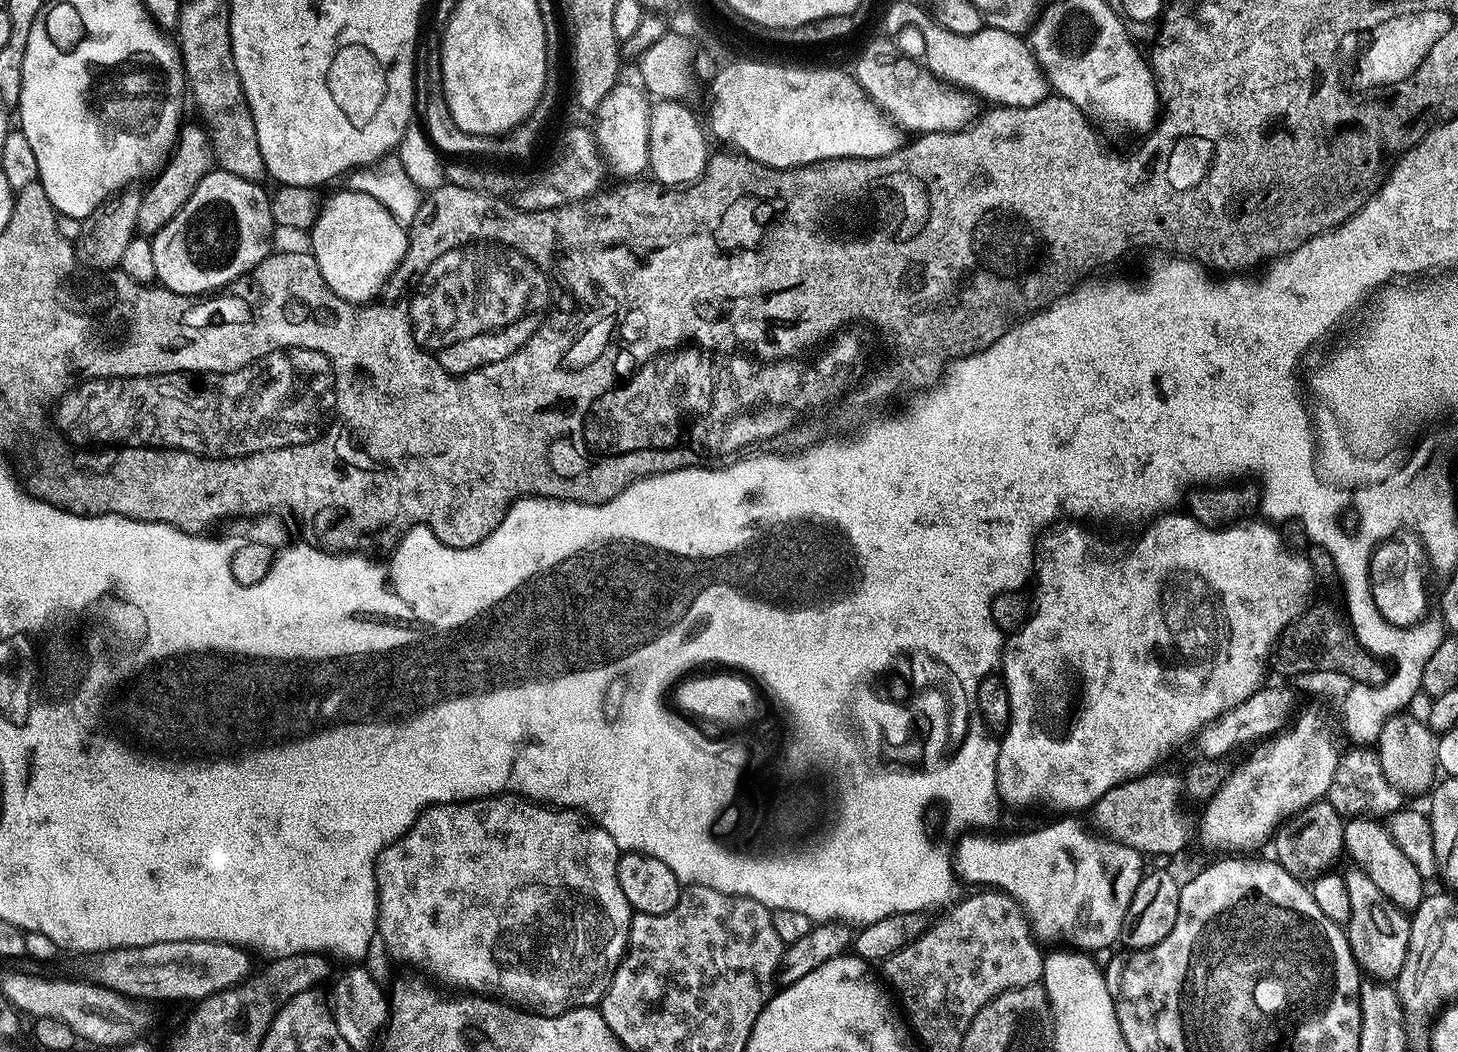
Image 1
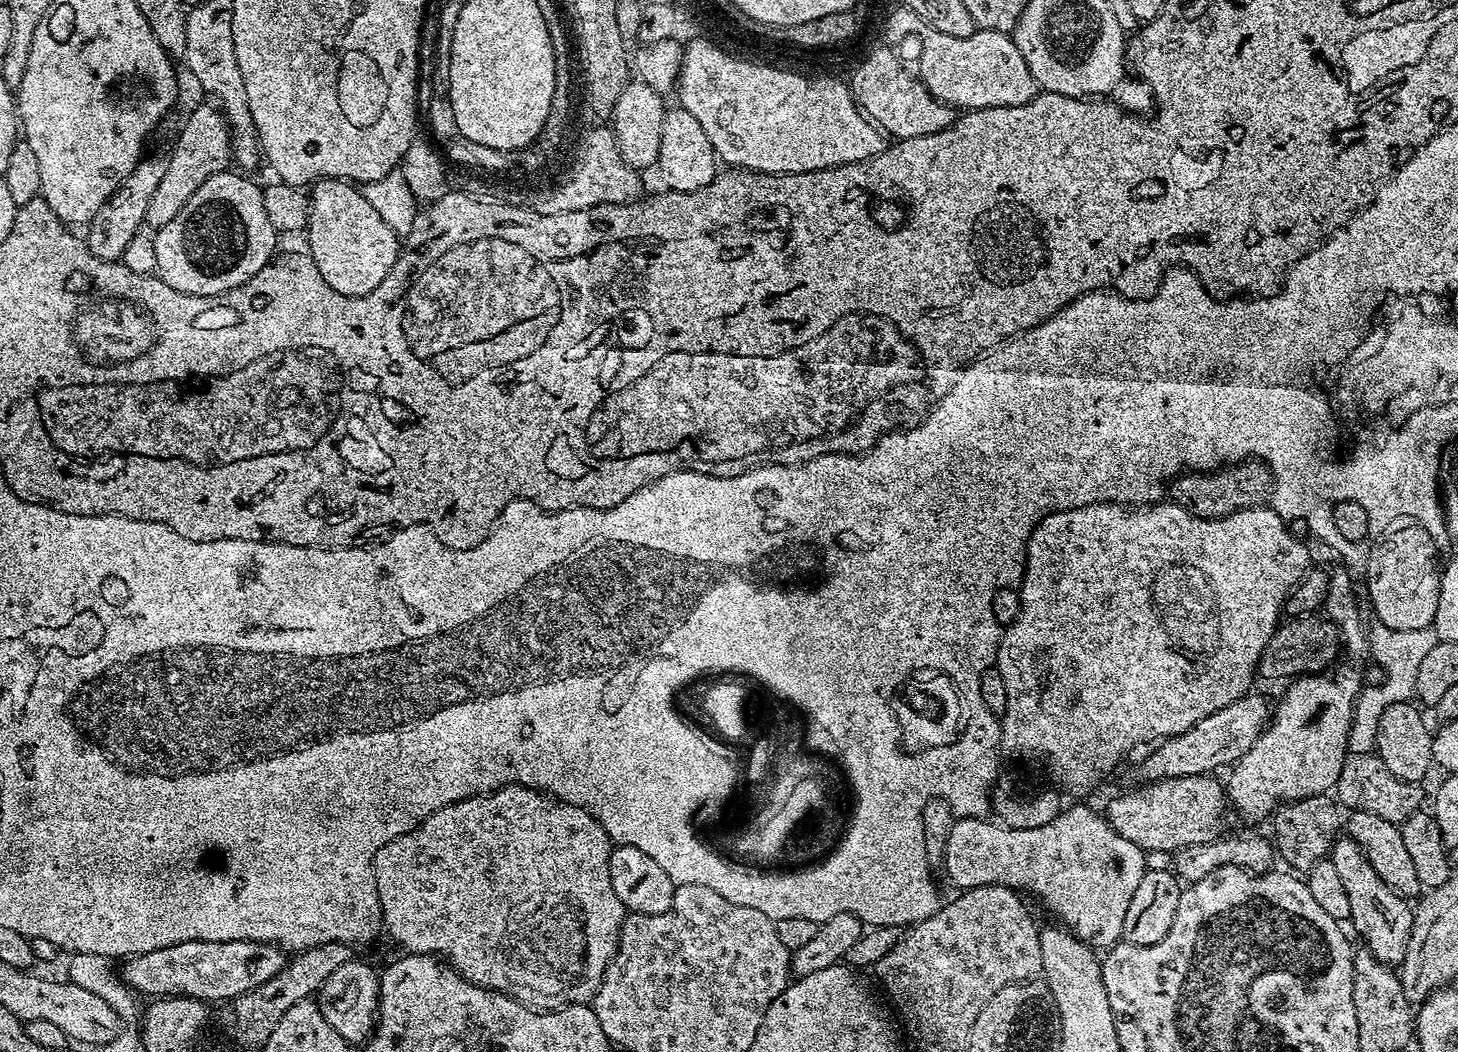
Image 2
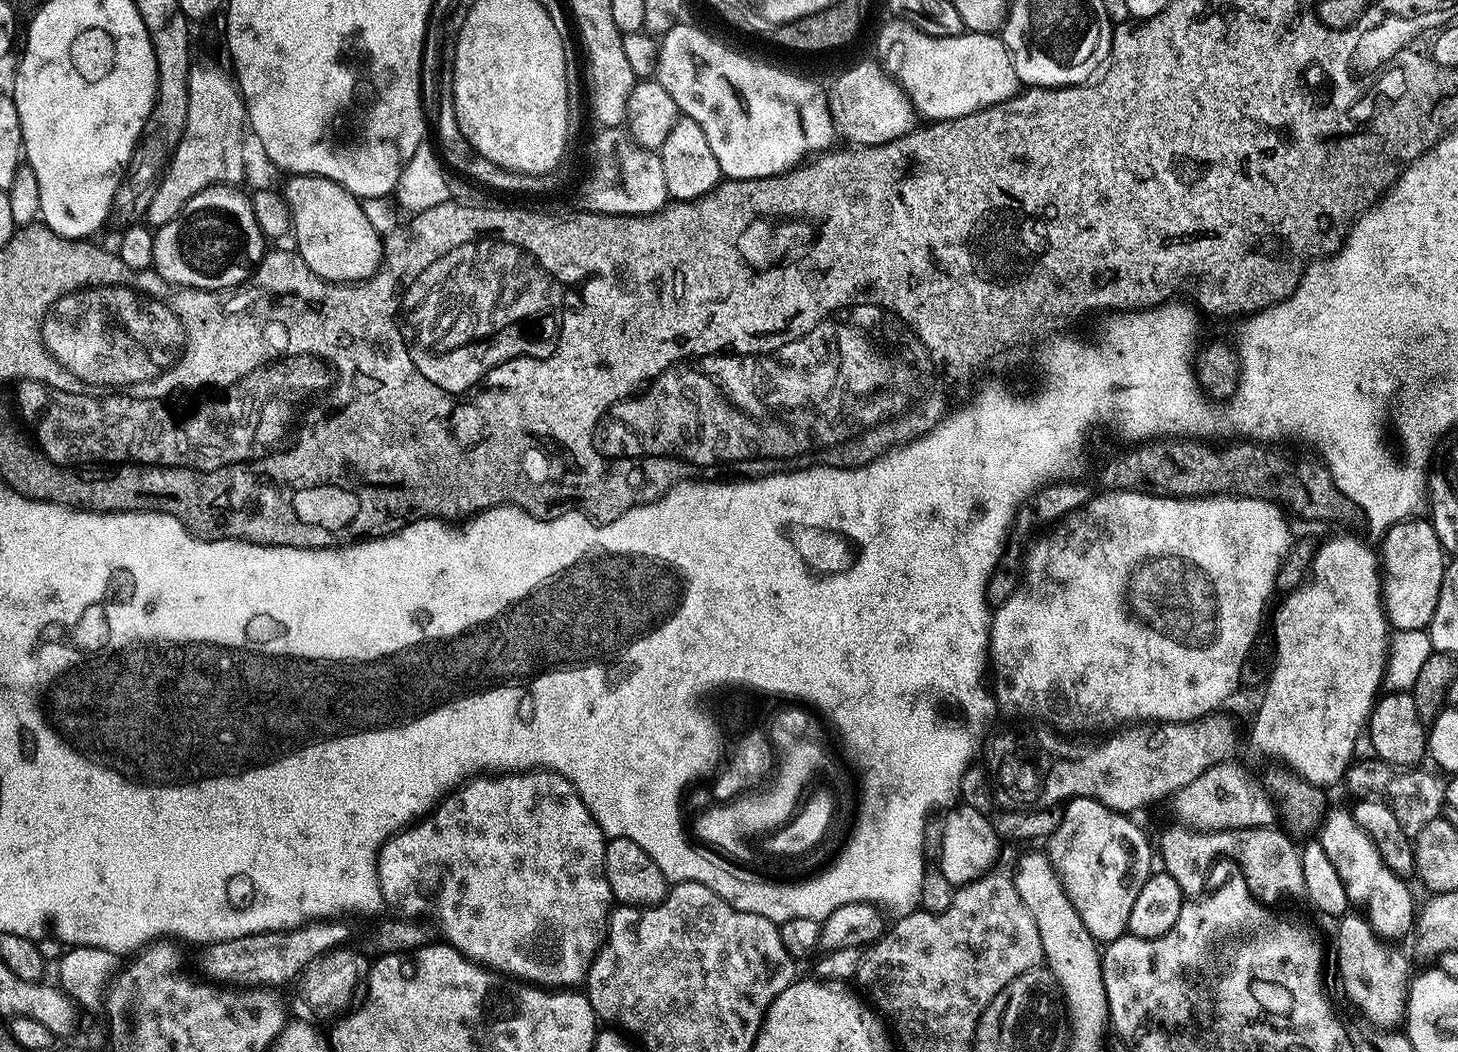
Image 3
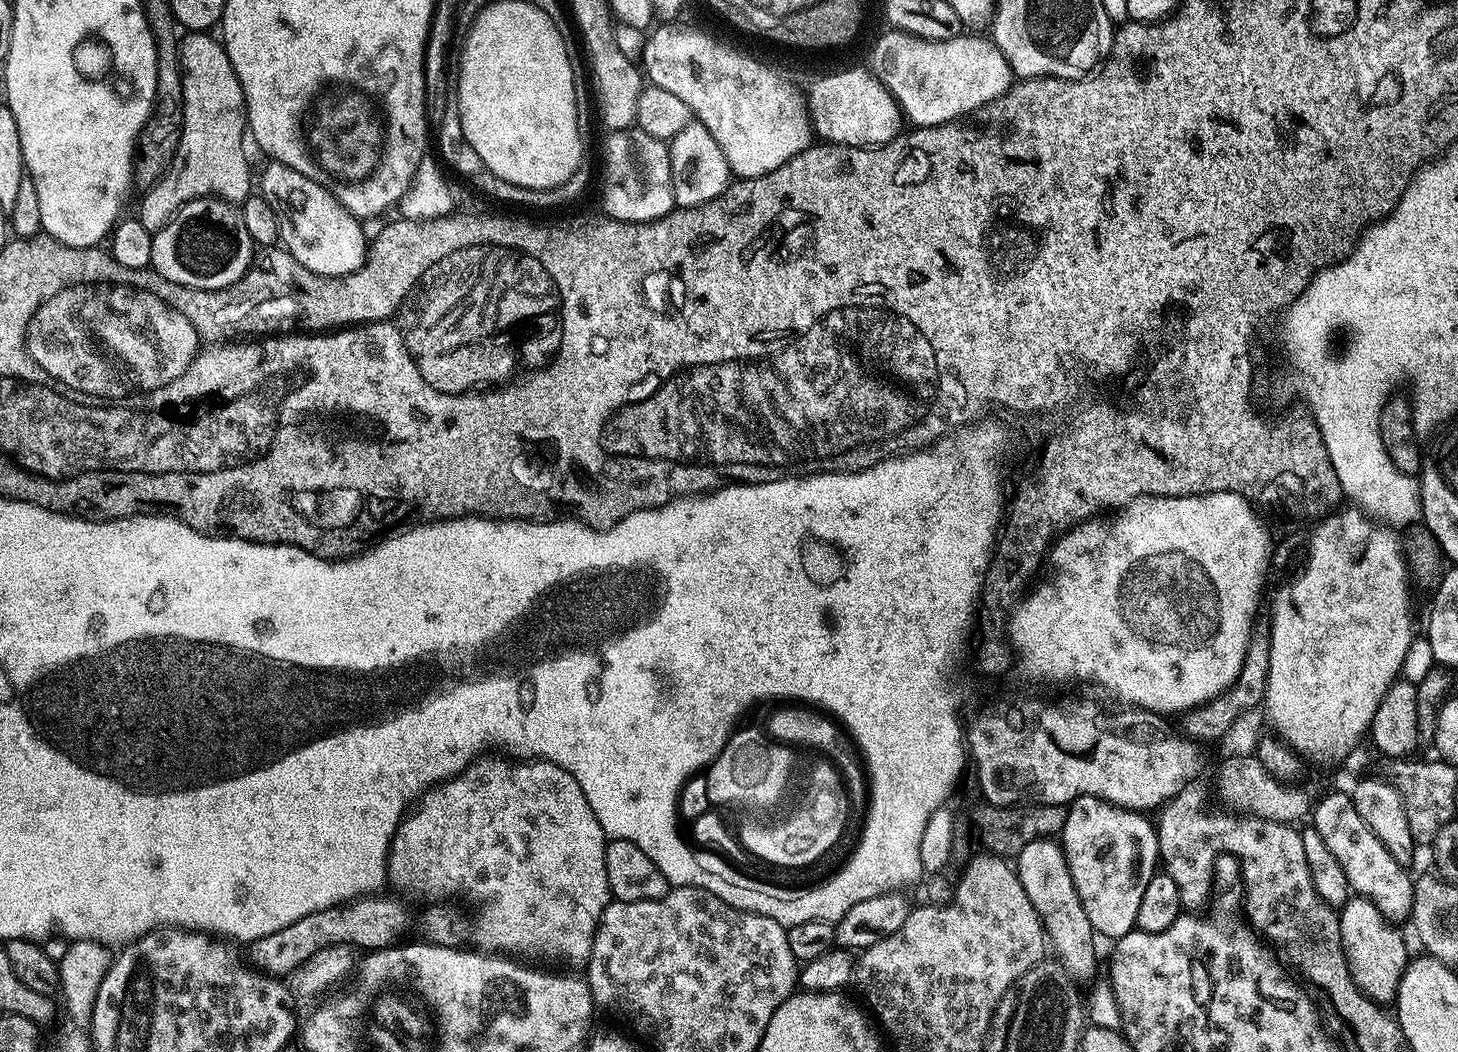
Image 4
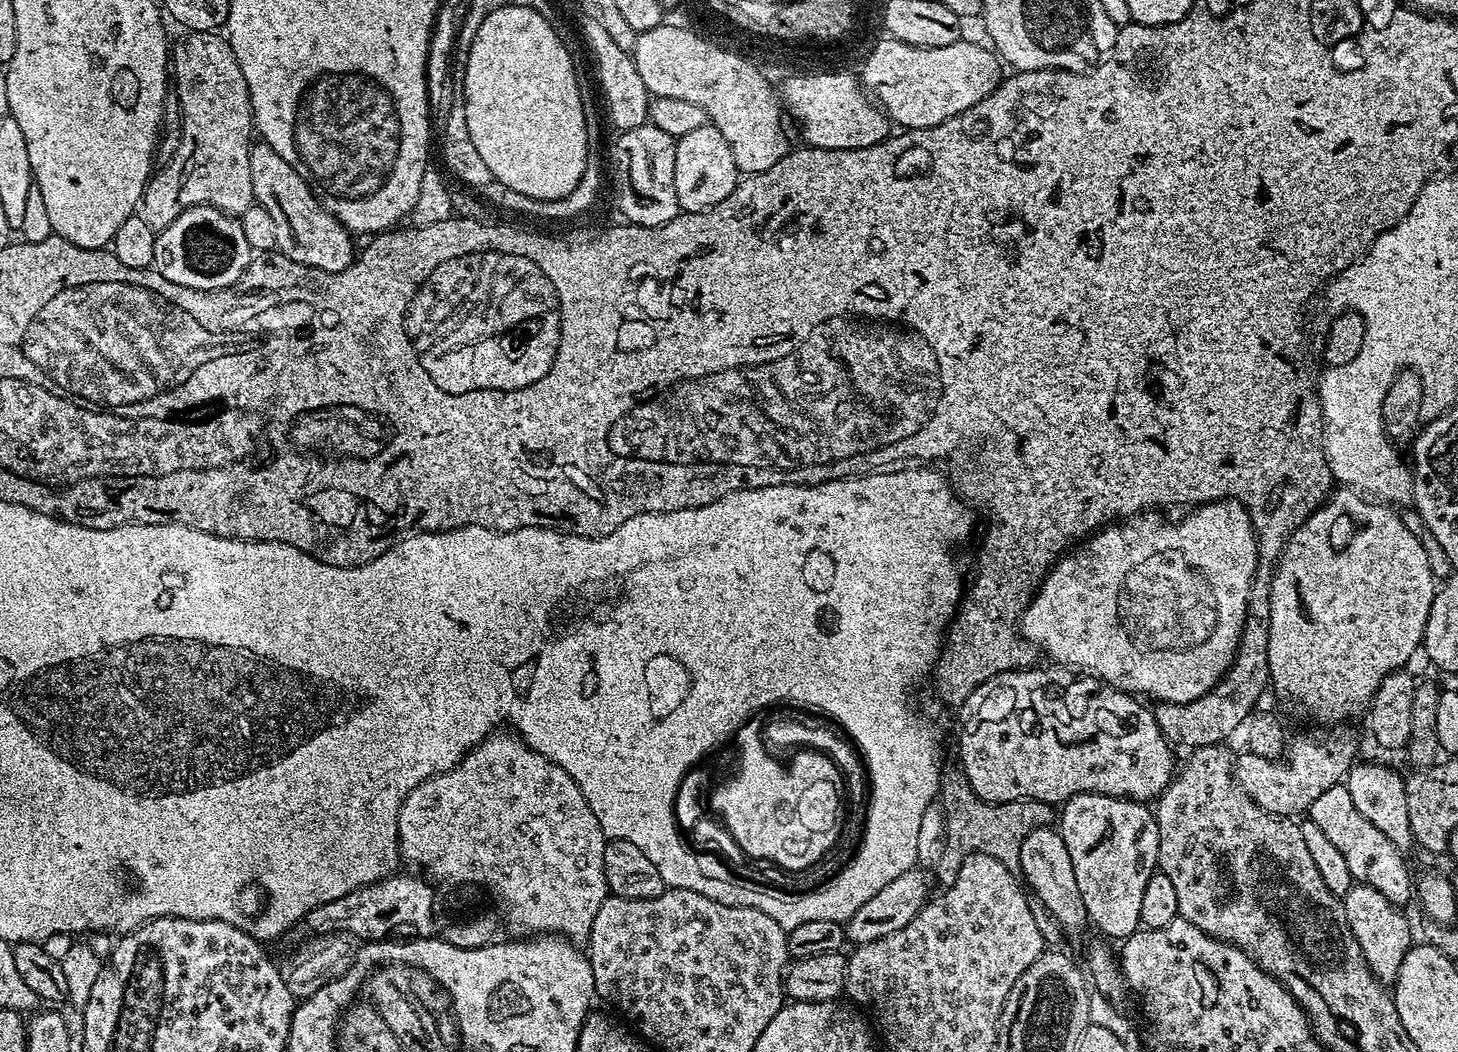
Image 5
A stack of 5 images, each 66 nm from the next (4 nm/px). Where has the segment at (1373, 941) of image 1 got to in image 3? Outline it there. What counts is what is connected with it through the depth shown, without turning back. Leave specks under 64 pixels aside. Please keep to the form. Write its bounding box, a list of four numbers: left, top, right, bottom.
[1318,807,1414,942]

